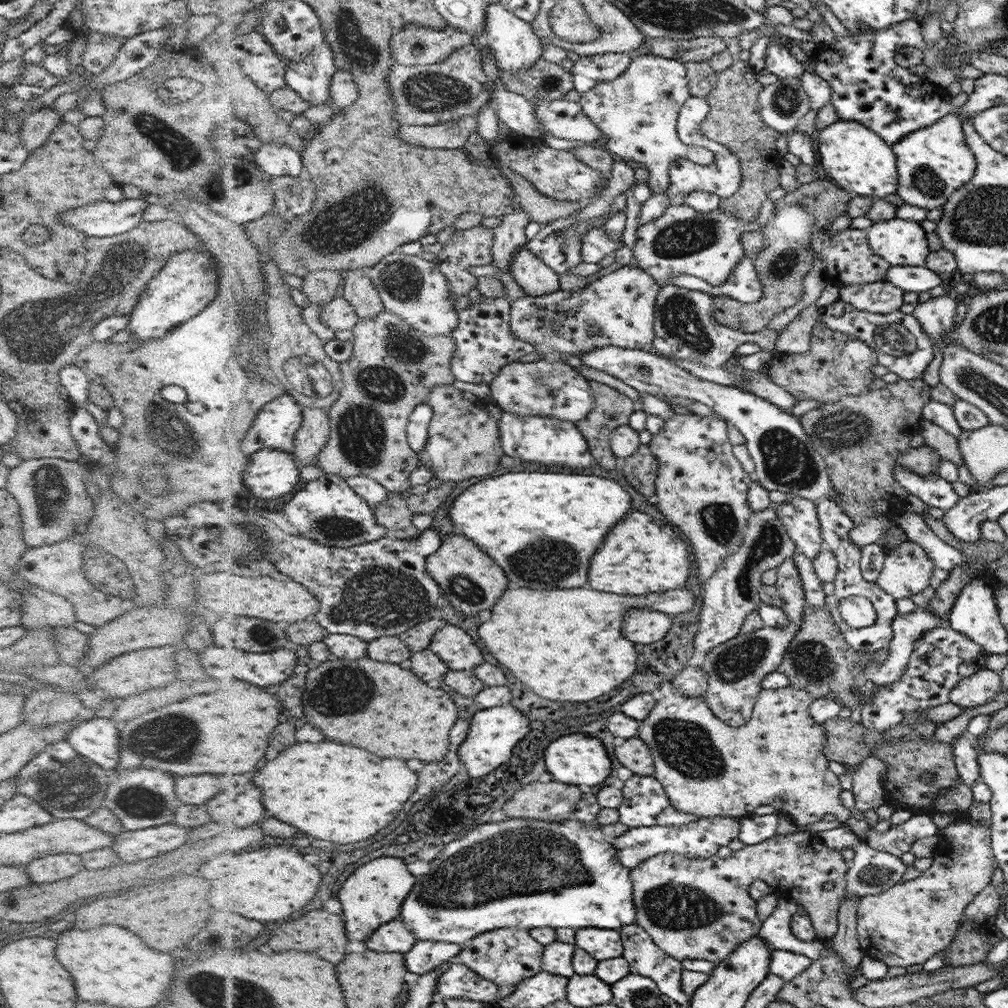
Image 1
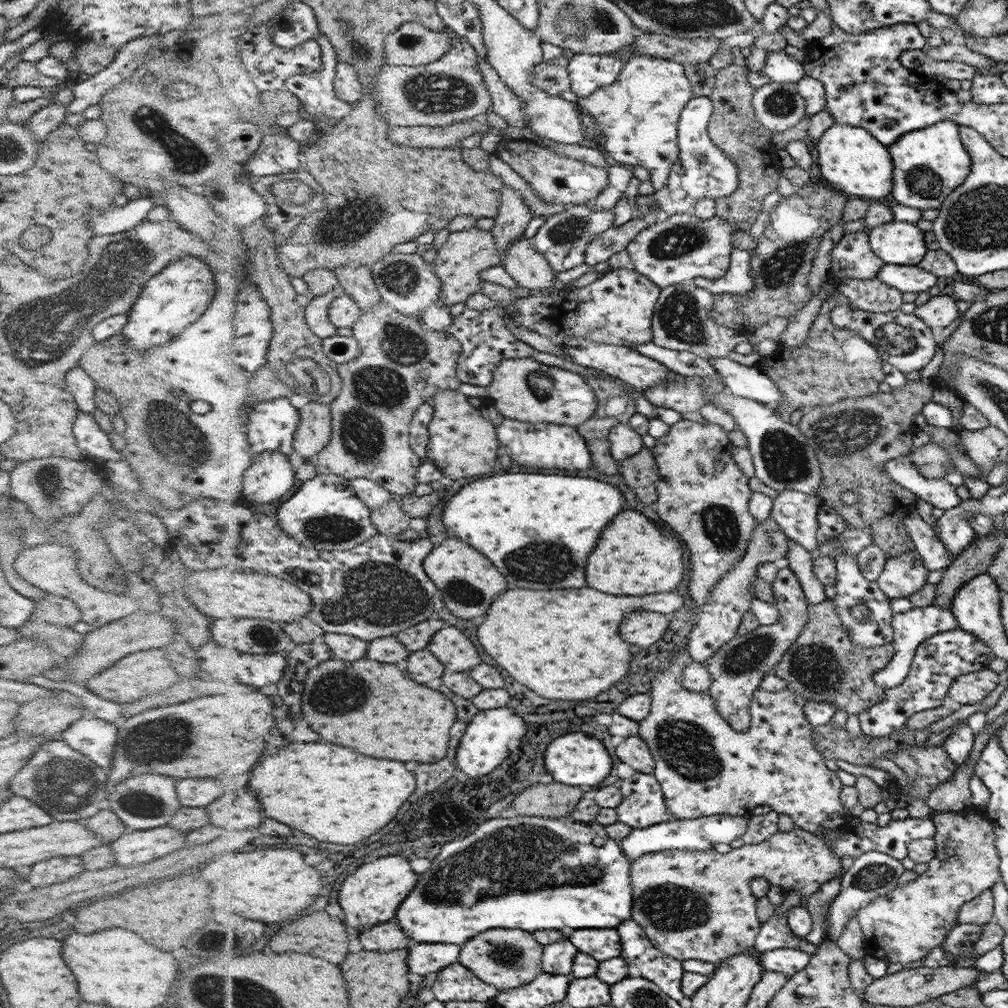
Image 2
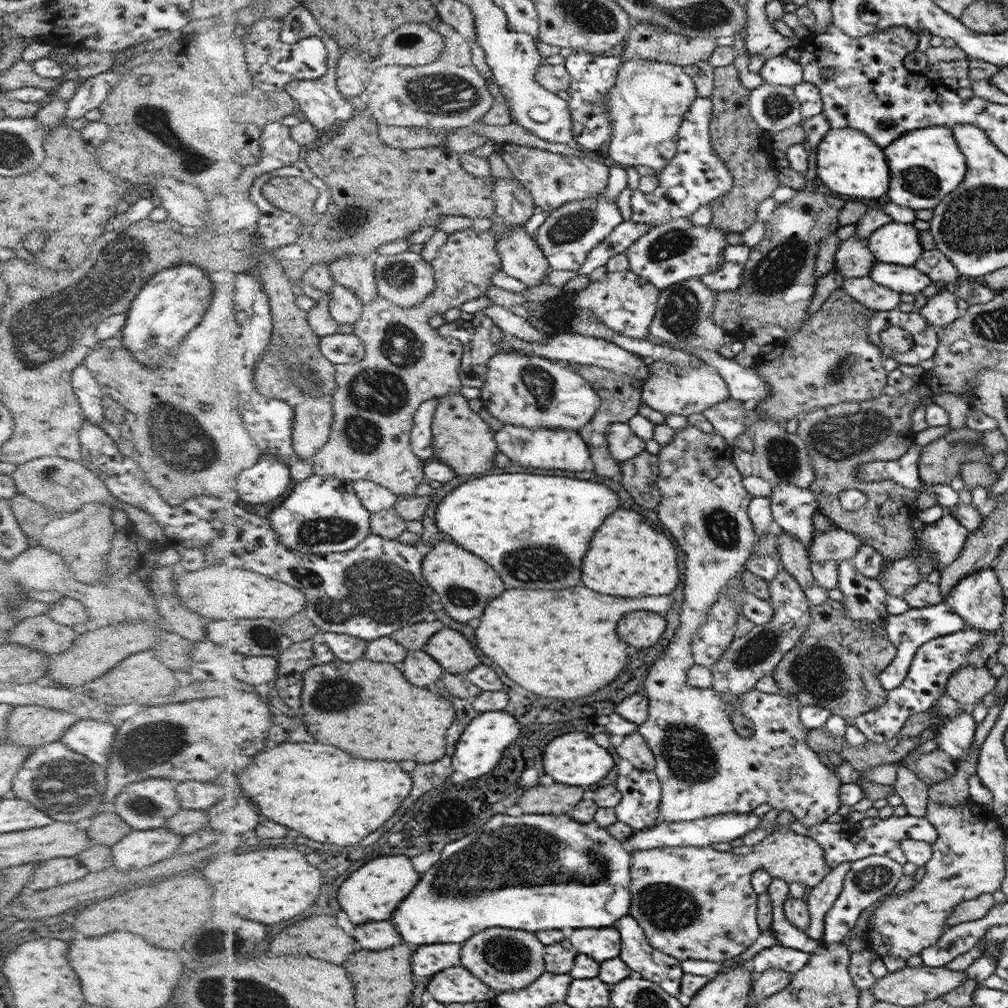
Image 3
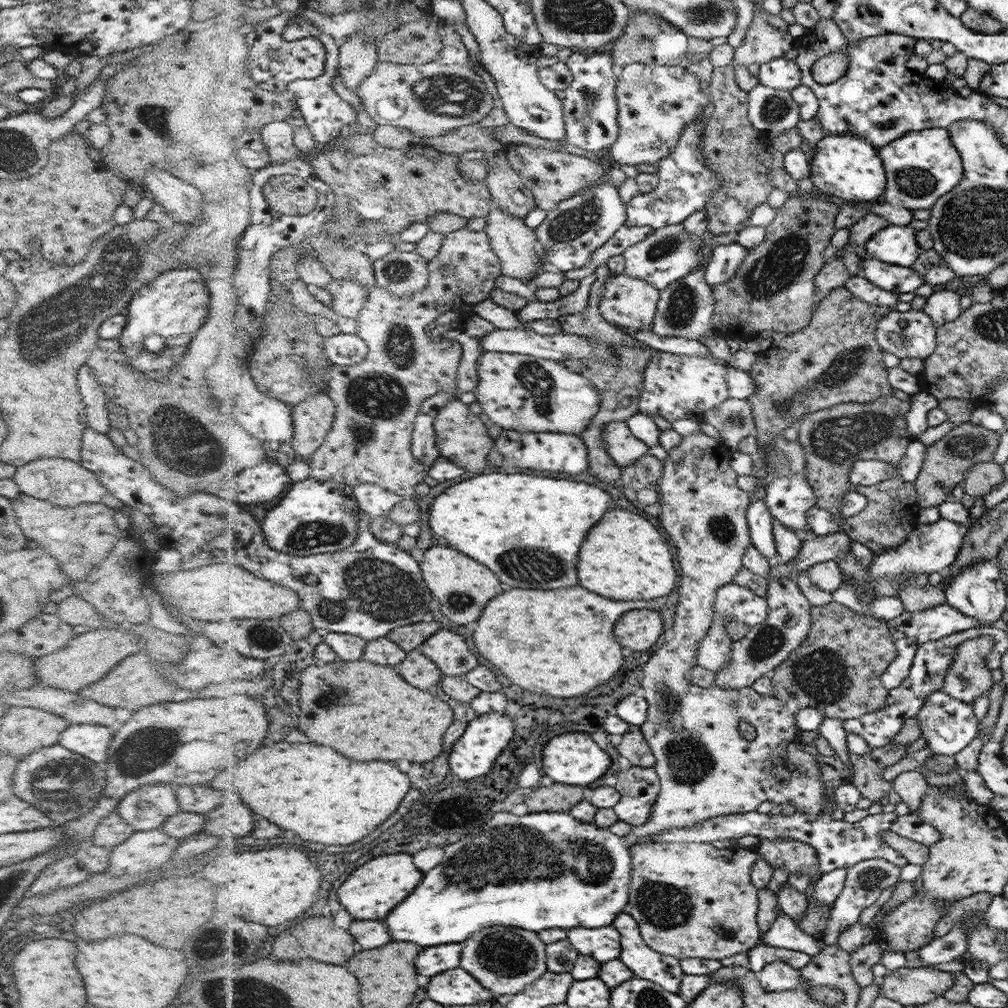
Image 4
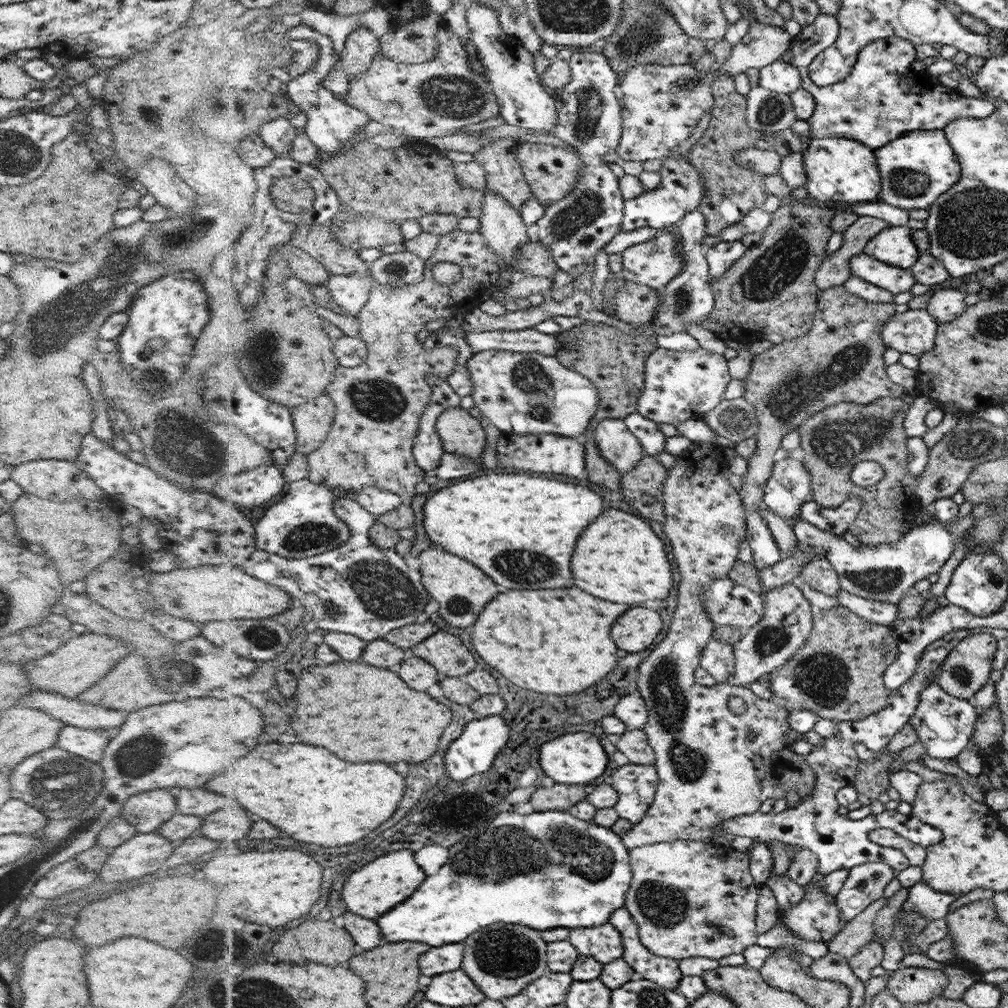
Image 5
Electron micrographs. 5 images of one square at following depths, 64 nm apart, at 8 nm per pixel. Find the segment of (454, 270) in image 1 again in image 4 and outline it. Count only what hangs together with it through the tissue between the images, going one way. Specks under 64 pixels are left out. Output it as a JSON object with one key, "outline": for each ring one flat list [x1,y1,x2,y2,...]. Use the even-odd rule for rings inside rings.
{"outline":[[469,228,447,236,441,254,430,262,430,286,412,297,394,295,388,288,376,286,364,310,357,318,358,333,370,349,368,358,356,366,334,365,331,370,329,395,336,401,337,415,334,428,319,452,309,459,312,477,320,481,336,481,354,488,360,484,379,484,406,498,416,496,416,488,426,482,429,468,414,451,414,437,420,410,424,403,440,392,459,393,459,370,464,356,464,343,450,340,431,340,424,328,430,326,440,314,454,310,460,312,462,306,474,306,489,298,496,287,496,277,501,275,501,262,491,248,490,238,484,231,474,232],[444,266,456,266,456,273,444,273]]}

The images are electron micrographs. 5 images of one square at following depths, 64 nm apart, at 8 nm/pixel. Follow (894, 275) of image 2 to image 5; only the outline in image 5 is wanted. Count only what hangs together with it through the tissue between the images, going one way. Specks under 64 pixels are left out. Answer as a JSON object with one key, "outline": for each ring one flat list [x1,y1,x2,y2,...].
{"outline":[[866,253,856,254,848,263,852,271,851,276,866,279,876,286,883,287,884,290,892,291,895,295,908,292,917,283,911,269,880,262,880,259]]}

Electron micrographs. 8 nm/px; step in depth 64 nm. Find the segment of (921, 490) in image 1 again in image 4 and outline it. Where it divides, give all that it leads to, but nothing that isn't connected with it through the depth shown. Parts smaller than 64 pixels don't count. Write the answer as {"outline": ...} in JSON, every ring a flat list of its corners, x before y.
{"outline":[[918,439,908,445,908,452,898,461,898,465,876,459,859,460,850,473,852,482,857,485,873,485,877,482,898,476,904,482,914,484,920,471,920,463,926,456,926,449]]}

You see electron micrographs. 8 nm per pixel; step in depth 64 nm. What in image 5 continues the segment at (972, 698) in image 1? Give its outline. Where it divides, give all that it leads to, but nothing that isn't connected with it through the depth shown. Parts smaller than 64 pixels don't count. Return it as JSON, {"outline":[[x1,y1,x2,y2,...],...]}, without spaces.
{"outline":[[988,633,972,634,964,638,947,655,940,668,937,682,950,696,964,700,972,700,974,694,990,680,990,662,994,661,997,641]]}

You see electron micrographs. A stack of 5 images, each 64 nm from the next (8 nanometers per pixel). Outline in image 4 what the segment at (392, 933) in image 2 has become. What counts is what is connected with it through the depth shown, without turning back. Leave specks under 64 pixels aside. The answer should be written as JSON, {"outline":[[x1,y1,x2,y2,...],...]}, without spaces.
{"outline":[[353,918,348,931,356,936,356,942,361,945,364,951,372,950,372,948,379,949,397,941,392,938,390,925,386,921]]}

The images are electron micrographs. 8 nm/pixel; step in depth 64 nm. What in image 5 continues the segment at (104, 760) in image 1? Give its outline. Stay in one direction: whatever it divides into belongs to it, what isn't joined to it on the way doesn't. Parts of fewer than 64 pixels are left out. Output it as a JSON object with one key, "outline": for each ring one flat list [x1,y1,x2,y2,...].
{"outline":[[64,725,60,728,56,745,72,754,100,763,108,742,110,734,106,729,83,729]]}

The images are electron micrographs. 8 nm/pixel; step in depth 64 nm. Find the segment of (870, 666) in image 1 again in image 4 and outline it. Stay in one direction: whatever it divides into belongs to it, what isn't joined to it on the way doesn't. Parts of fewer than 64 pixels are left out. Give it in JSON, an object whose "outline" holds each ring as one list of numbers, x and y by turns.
{"outline":[[947,603,916,613,905,612,901,616,886,622,886,624,890,632,892,632,892,642,896,642,896,646,898,646,899,656,899,658,896,658,895,661,887,667,886,672,882,676,883,685,887,687,889,691,900,686,904,678,908,677,914,656,920,645,932,640,938,640,952,633,982,627,982,623,977,622,972,617,961,614,960,611,949,606]]}

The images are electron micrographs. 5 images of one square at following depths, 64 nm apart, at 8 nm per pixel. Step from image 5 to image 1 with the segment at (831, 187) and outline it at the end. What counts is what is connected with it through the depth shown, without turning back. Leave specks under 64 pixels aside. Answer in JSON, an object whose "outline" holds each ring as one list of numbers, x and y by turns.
{"outline":[[838,120,815,135,817,168,830,181,847,191,865,197,884,199,899,190,897,155,892,145,876,131,858,122]]}

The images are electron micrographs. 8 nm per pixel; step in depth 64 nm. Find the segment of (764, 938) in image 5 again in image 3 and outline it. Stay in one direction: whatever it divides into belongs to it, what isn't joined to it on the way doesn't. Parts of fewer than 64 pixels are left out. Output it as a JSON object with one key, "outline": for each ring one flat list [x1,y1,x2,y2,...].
{"outline":[[774,878,767,892,770,900,772,900,772,931,774,931,776,939,780,941,780,945,812,954,814,949,818,947,819,942,808,938,807,932,802,932,802,930,794,928,788,922,788,918,786,918,784,912,784,902,786,902,789,896,789,883,784,882,784,878]]}

